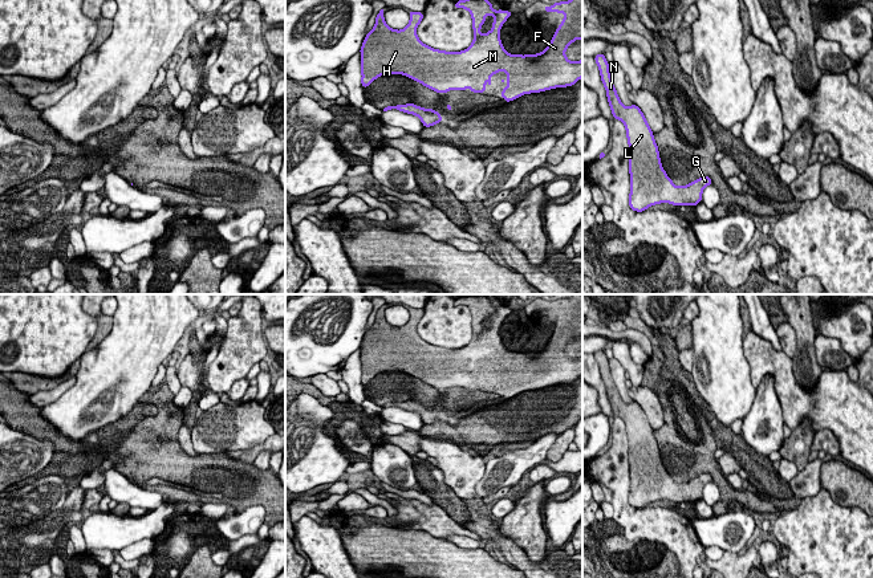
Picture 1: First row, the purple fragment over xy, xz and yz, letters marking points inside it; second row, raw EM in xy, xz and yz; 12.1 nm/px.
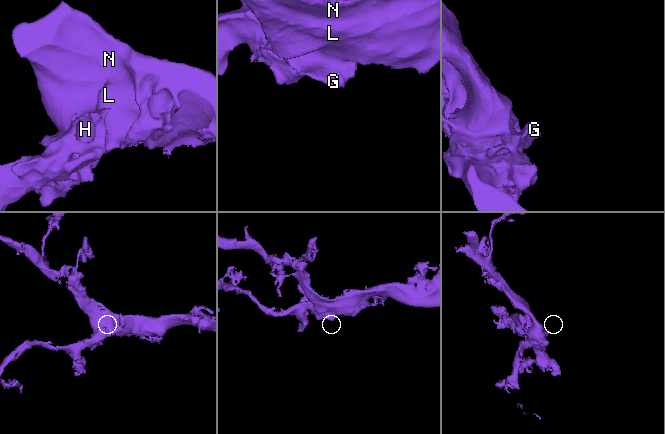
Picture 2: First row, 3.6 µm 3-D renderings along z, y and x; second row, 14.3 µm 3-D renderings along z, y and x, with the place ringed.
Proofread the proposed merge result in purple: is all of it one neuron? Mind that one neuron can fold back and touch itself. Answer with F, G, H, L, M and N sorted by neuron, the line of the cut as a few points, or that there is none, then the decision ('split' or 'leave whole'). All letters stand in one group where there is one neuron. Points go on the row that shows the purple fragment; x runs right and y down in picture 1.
F G H L M N; no cut; leave whole

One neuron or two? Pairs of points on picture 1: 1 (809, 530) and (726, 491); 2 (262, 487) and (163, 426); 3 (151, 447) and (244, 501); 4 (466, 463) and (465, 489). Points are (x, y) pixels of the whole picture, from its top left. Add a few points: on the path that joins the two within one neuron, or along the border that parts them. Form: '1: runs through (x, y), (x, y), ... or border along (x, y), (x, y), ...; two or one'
1: border along (802, 499), (794, 508), (779, 515); two
2: runs through (234, 479), (193, 471), (175, 454); one
3: runs through (174, 465), (195, 472), (208, 472), (222, 479); one
4: runs through (465, 469), (465, 483); one

